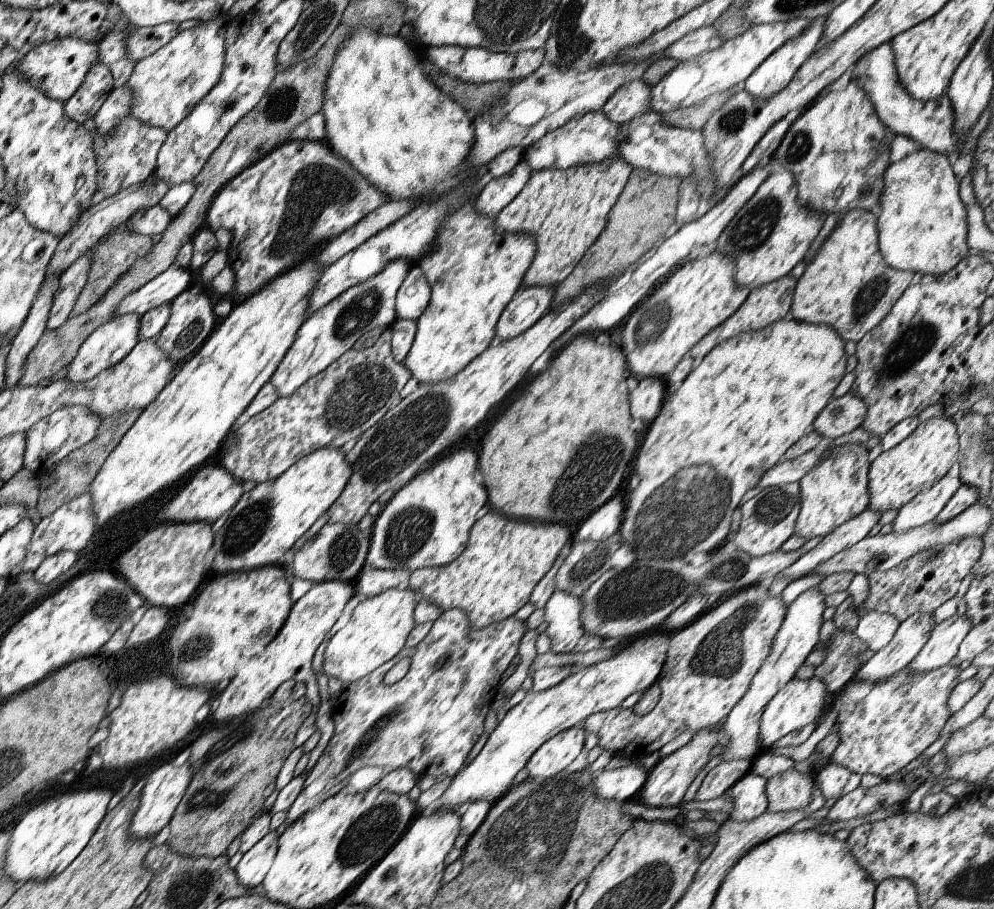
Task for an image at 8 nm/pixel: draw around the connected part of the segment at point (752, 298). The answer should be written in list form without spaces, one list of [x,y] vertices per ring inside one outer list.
[[[786,275],[777,281],[769,282],[757,289],[752,289],[748,298],[742,303],[742,306],[730,315],[722,324],[713,328],[702,340],[699,340],[694,348],[689,350],[696,364],[698,364],[715,346],[721,344],[729,338],[746,331],[755,331],[777,320],[789,317],[793,294],[797,285],[797,280],[792,275]]]

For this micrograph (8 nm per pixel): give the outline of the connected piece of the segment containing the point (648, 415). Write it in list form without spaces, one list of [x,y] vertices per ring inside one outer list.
[[[656,377],[640,379],[638,386],[629,394],[631,415],[634,419],[643,420],[648,426],[658,416],[665,397],[662,379]]]

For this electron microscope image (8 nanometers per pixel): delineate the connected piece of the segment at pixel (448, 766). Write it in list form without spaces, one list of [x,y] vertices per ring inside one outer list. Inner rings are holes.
[[[456,607],[444,611],[433,622],[422,642],[412,648],[404,646],[399,652],[397,659],[411,660],[408,673],[399,682],[384,684],[385,672],[395,663],[390,660],[343,688],[331,713],[331,722],[335,723],[334,735],[313,770],[307,775],[304,788],[287,812],[282,828],[331,796],[370,790],[394,769],[406,767],[419,777],[430,774],[430,778],[437,780],[457,775],[472,746],[484,732],[484,719],[498,693],[502,673],[518,654],[518,644],[526,631],[528,627],[525,621],[514,615],[481,629],[471,628],[467,614]]]

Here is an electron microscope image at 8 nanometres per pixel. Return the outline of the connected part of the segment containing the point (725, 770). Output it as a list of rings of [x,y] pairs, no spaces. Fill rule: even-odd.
[[[754,759],[722,761],[702,780],[694,800],[721,798],[722,795],[729,792],[733,784],[751,771]]]

